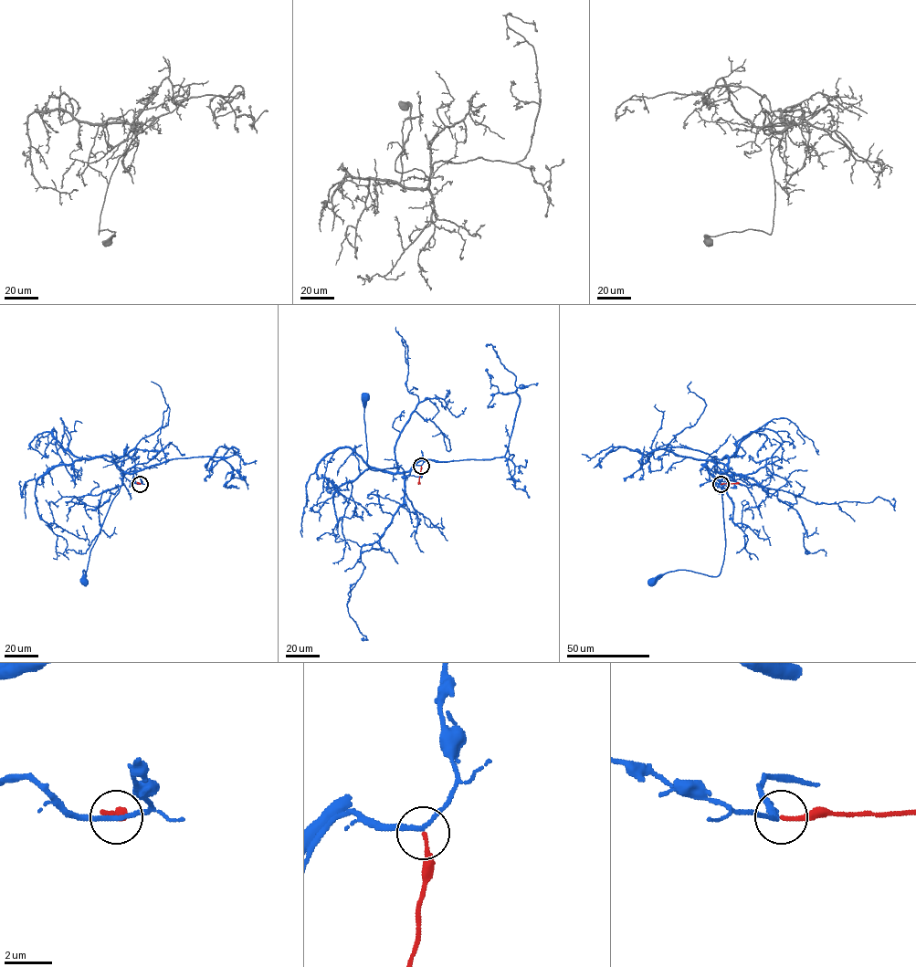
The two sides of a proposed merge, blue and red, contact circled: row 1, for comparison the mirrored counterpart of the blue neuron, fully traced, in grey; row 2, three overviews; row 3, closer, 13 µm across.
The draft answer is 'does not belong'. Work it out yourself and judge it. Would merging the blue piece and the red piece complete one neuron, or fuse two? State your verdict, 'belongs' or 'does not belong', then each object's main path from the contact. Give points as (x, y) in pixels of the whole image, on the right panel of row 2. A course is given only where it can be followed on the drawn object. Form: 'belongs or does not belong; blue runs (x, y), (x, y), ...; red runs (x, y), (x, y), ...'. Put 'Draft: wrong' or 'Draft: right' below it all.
belongs; blue runs (721, 484), (731, 476), (721, 489), (725, 548), (721, 572), (709, 576), (678, 570), (653, 581); red runs (721, 484), (739, 483)
Draft: wrong

